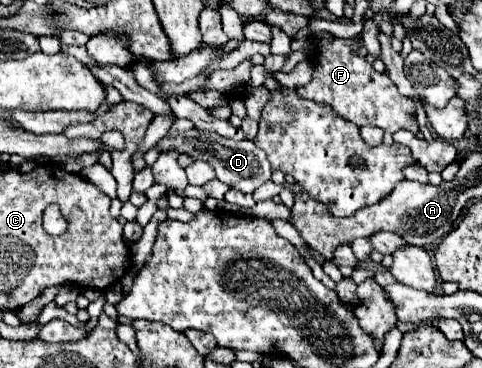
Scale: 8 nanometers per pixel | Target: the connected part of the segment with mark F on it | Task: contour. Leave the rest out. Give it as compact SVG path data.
M334 37L332 43L318 45L312 65L314 75L312 81L304 87L298 87L298 95L328 103L334 107L334 111L348 121L356 123L358 127L374 125L384 129L386 133L396 133L400 129L408 129L412 133L418 133L418 123L414 121L414 109L416 105L408 101L408 97L402 97L396 89L396 85L386 77L386 73L378 73L364 57L360 57L354 51L354 45L362 45L360 37L354 39L338 39Z

